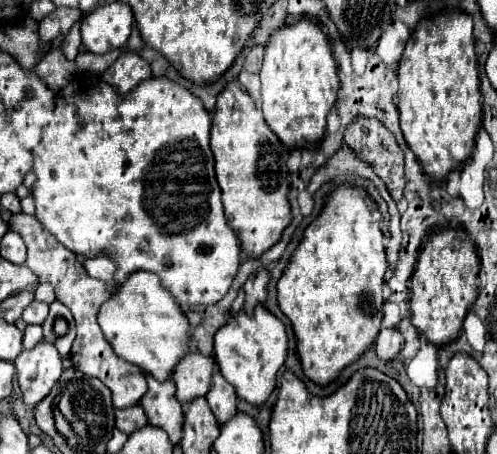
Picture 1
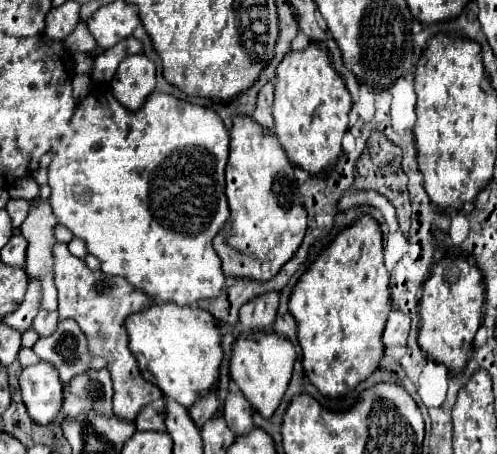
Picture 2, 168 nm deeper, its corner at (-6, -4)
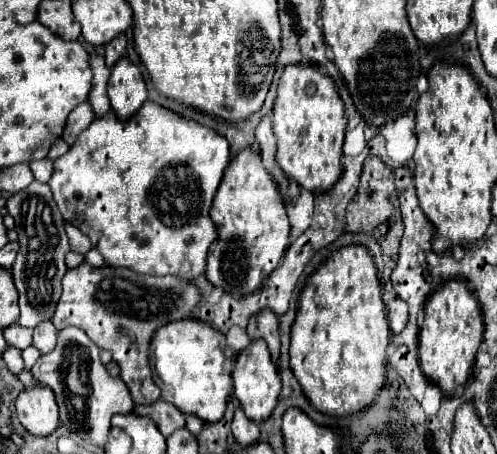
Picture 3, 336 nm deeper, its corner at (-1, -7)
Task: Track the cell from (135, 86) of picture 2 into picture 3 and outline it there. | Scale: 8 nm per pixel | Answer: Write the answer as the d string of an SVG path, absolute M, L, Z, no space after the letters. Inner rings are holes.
M127 58L119 60L119 64L111 68L107 96L111 102L111 110L119 116L119 120L131 118L141 108L141 104L147 100L147 88L145 88L143 74Z

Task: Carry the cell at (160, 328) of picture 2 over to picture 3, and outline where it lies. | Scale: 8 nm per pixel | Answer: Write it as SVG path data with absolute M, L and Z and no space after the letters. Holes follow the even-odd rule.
M197 318L191 320L179 320L179 322L171 322L163 328L159 328L151 340L151 348L153 348L153 368L157 372L157 376L163 380L163 394L161 398L171 402L173 406L177 406L183 414L193 414L199 420L213 424L219 422L225 414L227 408L227 398L233 392L233 360L235 354L231 350L231 346L227 344L225 336L217 330L213 330L207 322L201 322Z

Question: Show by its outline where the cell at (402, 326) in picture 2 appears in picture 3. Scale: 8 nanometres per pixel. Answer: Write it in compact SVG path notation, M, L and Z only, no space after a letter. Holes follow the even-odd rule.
M397 296L387 304L387 320L391 332L399 334L407 324L407 304Z

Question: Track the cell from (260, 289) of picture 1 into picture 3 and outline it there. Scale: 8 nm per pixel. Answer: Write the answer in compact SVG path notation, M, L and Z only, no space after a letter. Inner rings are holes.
M261 310L257 316L251 318L247 326L247 334L251 340L265 340L271 352L273 362L279 366L279 350L281 350L281 340L279 340L279 320L271 310Z

